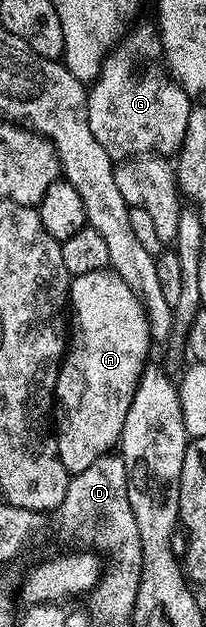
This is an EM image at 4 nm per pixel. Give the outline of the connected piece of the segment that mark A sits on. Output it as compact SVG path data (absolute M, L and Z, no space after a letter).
M112 268L71 277L68 310L72 315L72 325L68 330L68 345L62 366L58 370L58 383L54 392L57 405L60 410L62 406L63 414L62 423L57 423L56 426L60 460L67 472L73 476L96 464L100 456L111 453L121 443L124 416L128 416L132 396L147 365L146 357L150 354L152 339L146 309L136 292Z

